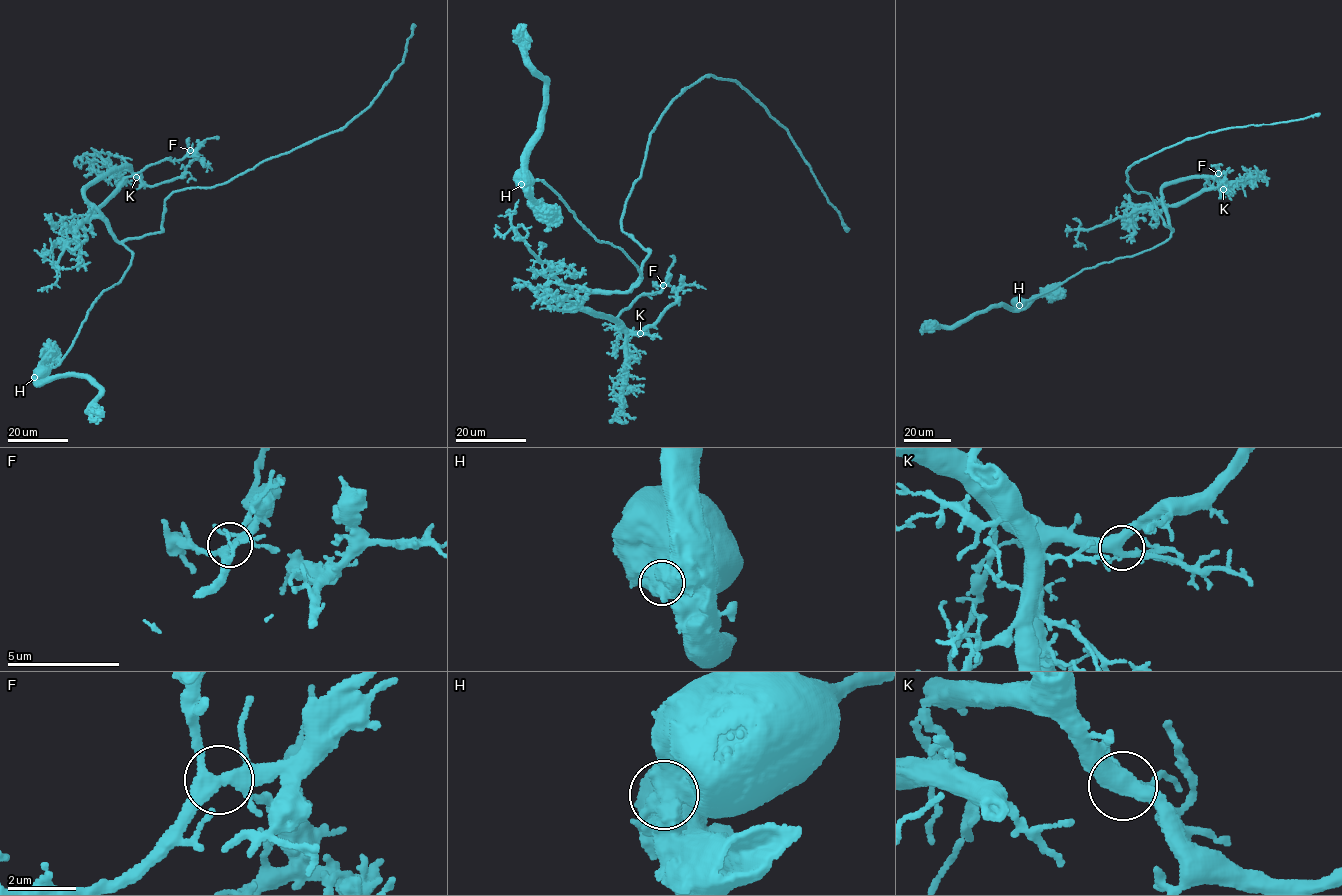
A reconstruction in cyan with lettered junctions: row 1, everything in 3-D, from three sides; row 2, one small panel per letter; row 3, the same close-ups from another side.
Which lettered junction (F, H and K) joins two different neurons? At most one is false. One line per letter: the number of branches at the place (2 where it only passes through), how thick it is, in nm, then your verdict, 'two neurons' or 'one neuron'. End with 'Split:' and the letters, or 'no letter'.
F: 6 branches meet; 320 nm thick; one neuron
H: 4 branches meet; 700 nm thick; two neurons
K: 4 branches meet; 440 nm thick; one neuron
Split: H

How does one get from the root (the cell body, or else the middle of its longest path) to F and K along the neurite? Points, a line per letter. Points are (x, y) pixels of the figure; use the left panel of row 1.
F: (41, 372), (59, 365), (93, 303), (129, 266), (129, 249), (89, 214), (127, 178), (190, 150)
K: (41, 372), (59, 365), (93, 303), (120, 282), (132, 258), (85, 190), (121, 168), (129, 166), (136, 177)

